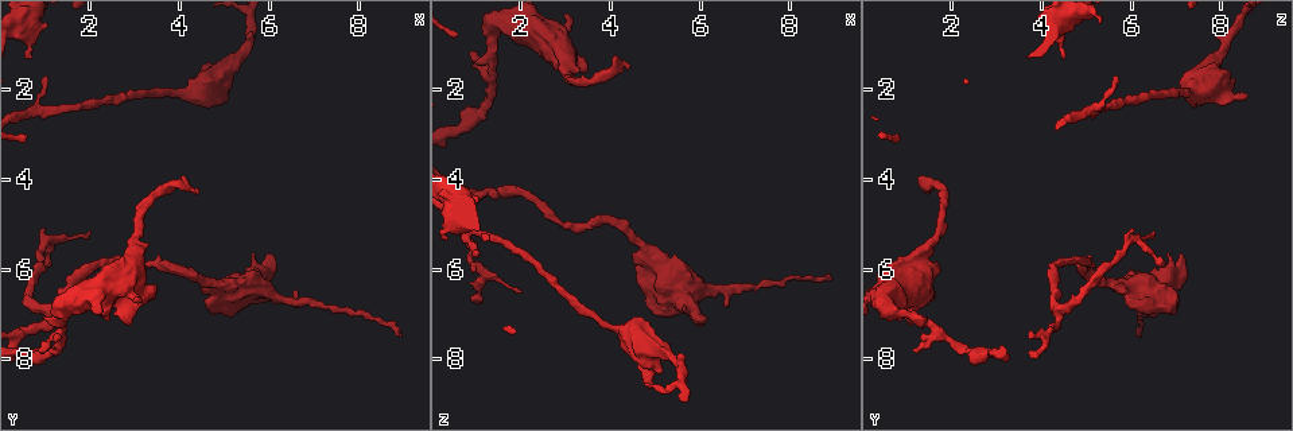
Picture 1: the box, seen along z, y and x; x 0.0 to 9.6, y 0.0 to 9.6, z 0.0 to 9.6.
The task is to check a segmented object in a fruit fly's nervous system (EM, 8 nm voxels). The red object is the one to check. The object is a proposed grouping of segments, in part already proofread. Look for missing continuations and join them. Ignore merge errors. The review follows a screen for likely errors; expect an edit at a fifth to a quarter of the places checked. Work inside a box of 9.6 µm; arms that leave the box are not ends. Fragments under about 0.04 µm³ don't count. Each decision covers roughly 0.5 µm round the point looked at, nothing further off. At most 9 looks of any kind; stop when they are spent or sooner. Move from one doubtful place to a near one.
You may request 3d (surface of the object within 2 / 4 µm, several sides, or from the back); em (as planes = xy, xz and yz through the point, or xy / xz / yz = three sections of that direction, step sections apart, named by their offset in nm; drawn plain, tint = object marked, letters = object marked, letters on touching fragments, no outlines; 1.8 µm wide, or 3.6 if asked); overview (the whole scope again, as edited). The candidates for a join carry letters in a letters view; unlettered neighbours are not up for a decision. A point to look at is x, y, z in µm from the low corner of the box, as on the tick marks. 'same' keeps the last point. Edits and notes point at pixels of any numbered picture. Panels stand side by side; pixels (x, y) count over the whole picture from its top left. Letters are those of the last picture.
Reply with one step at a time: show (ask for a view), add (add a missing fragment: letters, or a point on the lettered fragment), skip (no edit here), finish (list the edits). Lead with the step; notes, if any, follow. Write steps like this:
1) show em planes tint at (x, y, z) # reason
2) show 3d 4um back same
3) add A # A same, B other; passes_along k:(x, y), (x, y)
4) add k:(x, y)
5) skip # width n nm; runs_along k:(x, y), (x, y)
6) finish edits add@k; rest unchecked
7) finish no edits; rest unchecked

show em planes letters at (1.00, 1.70, 5.70) # thin end

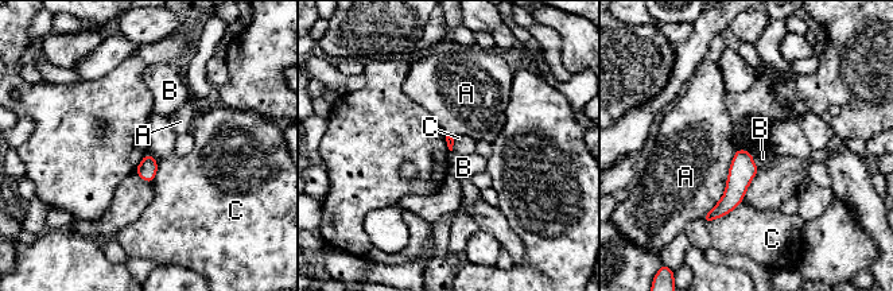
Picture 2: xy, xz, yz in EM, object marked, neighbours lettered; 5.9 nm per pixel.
skip # longest_contact A 460 nm; A other, B other, C other; no lettered fragment goes on from it

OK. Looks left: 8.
show 3d 4um at (3.45, 6.45, 1.55) # thick end

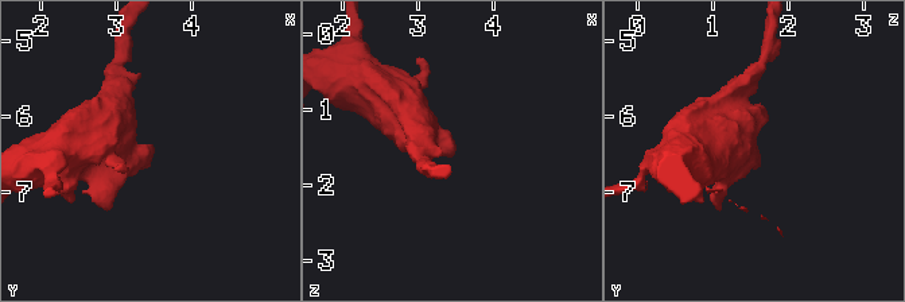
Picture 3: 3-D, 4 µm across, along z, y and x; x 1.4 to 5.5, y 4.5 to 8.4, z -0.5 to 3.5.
show em 3.6um planes letters at (3.45, 6.45, 1.55)

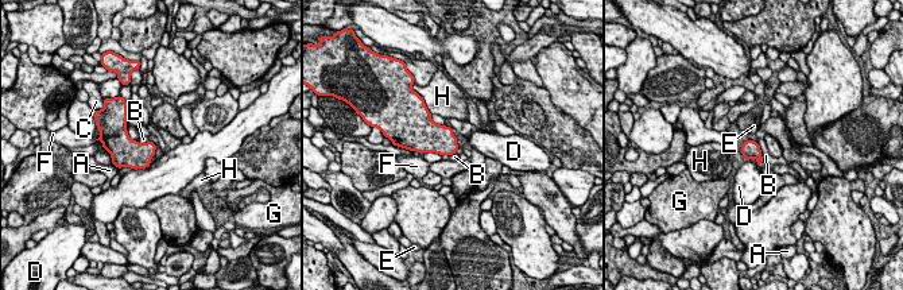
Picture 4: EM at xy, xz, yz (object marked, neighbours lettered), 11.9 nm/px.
skip # A other, B other, C other, D other, E other, F other, G other, H other; border 4:(756, 142), (763, 161); none of them fits

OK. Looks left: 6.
show 3d 4um at (4.45, 4.35, 1.40) # an open end

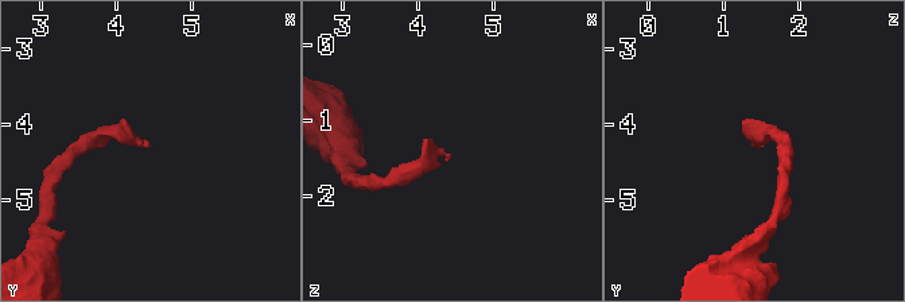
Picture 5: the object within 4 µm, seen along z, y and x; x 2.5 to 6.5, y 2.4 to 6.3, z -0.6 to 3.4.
show em xz step 16 tint at (4.50, 4.30, 1.45) # shape alone is not enough

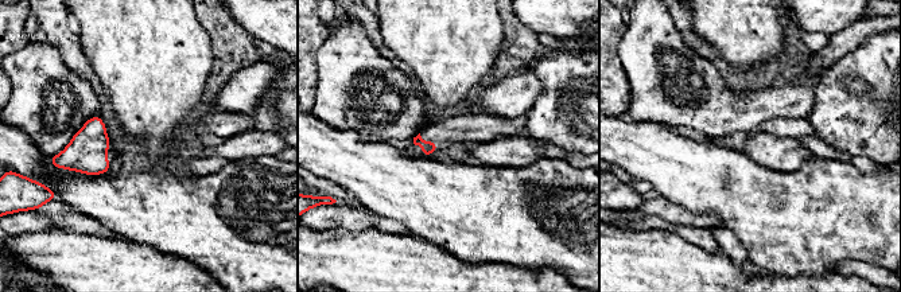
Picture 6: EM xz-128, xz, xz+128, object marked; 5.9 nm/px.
show em planes letters same

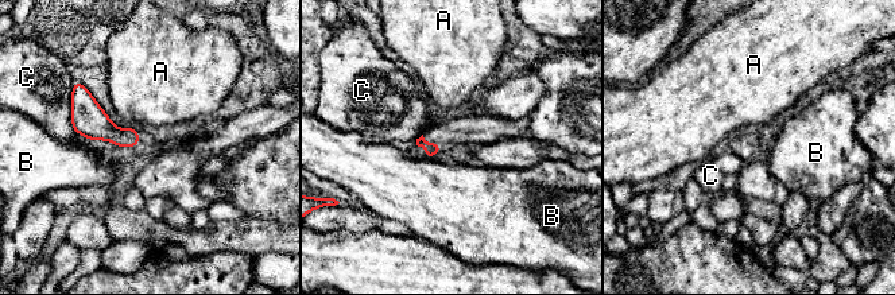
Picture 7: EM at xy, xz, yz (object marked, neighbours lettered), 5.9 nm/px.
skip # A other, B other, C other; border 7:(426, 156), (430, 158); none of them fits

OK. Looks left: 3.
show em planes plain at (0.90, 5.95, 6.70) # branch stops here

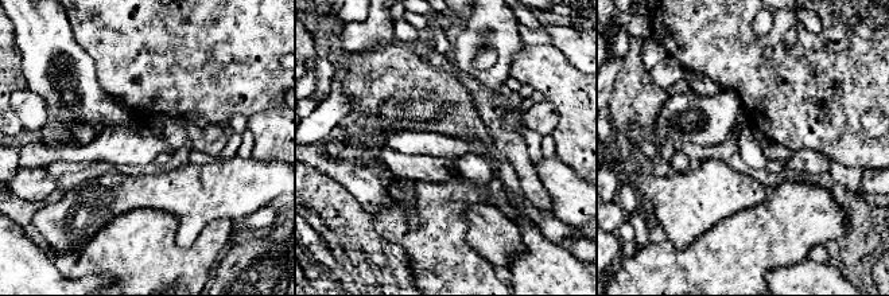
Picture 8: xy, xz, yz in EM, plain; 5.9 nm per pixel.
show em planes letters same # see the neighbours

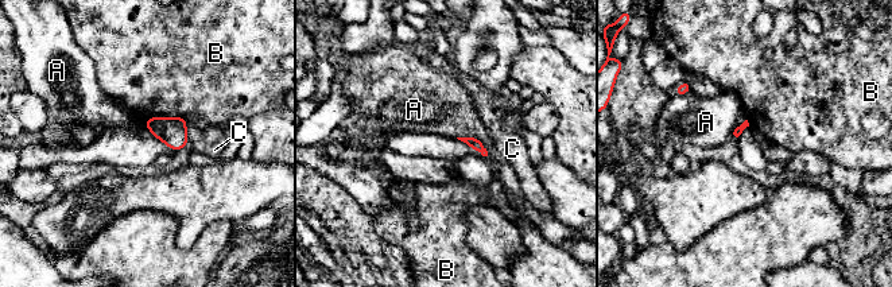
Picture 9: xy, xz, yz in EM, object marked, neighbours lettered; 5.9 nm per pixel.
skip # A other, B other, C other; border 9:(745, 119), (733, 130), (730, 138); none of them fits

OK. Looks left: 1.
finish no edits; rest unchecked

